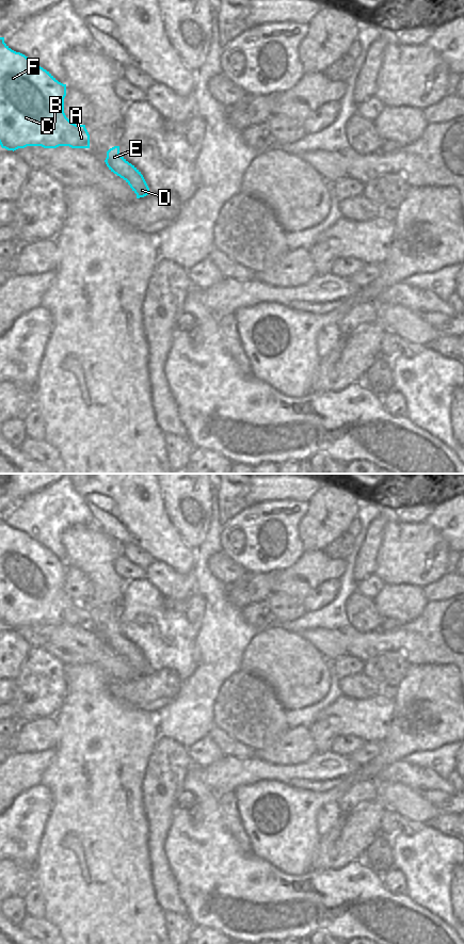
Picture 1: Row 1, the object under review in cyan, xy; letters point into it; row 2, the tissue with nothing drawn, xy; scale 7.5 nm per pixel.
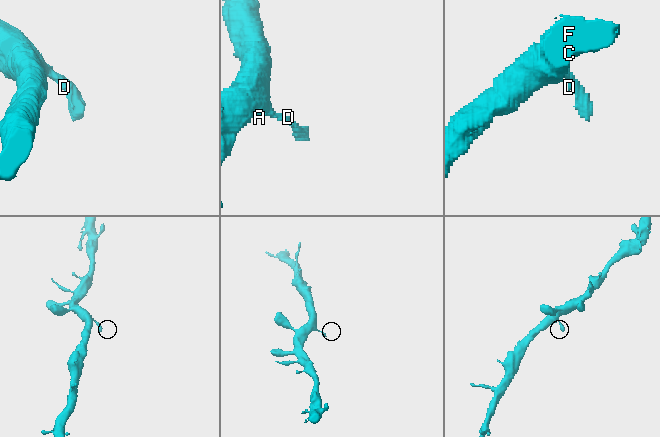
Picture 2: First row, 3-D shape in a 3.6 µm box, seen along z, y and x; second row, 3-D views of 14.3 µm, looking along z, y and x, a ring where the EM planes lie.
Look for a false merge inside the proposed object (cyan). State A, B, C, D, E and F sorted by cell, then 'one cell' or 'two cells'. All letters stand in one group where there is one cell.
A B C D E F | one cell

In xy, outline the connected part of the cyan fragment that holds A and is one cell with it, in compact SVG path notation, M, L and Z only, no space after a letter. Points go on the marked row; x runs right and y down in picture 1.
M0 37L0 145L7 150L27 146L57 148L90 148L90 134L85 125L71 123L64 113L66 84L59 82L49 71L20 52L12 50Z

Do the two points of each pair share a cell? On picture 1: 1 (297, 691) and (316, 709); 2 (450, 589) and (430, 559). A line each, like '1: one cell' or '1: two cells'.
1: two cells
2: two cells

